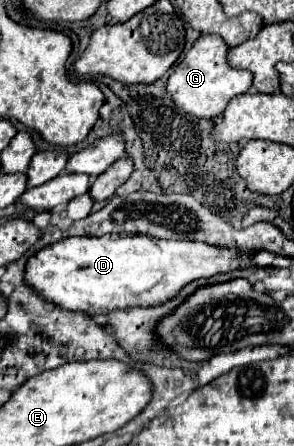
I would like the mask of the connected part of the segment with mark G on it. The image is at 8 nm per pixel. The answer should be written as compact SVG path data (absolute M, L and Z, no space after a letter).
M201 35L185 53L185 57L173 67L173 73L167 79L167 93L179 109L195 117L211 119L225 111L229 99L247 93L251 87L251 73L231 69L225 59L227 49L229 47L219 35Z

